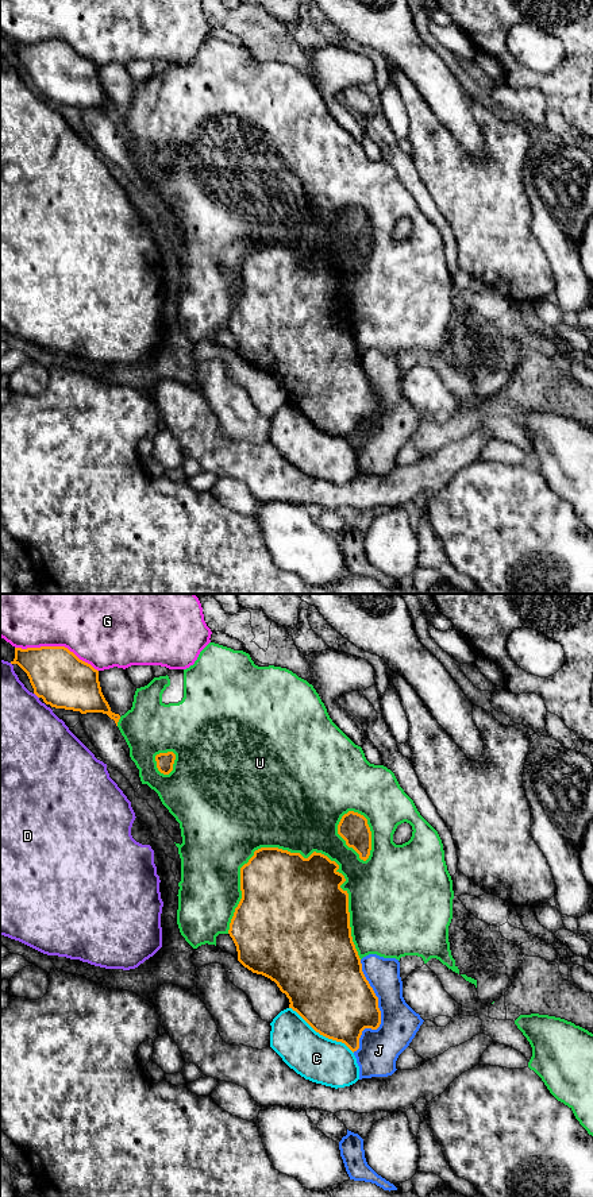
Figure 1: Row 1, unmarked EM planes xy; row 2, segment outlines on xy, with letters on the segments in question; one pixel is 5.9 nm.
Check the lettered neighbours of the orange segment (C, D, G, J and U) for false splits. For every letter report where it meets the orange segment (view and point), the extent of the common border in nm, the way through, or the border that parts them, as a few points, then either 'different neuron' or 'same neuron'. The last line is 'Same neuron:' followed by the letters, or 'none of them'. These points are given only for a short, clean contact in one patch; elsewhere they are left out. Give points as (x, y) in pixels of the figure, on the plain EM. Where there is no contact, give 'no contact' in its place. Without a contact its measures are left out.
C: xy (322, 429) | 480 nm | different neuron
D: xy (35, 89) | 50 nm | different neuron
G: xy (57, 42) | 500 nm | different neuron
J: xy (380, 408) | 550 nm | different neuron
U: xy (338, 267) | 900 nm | different neuron
Same neuron: none of them

